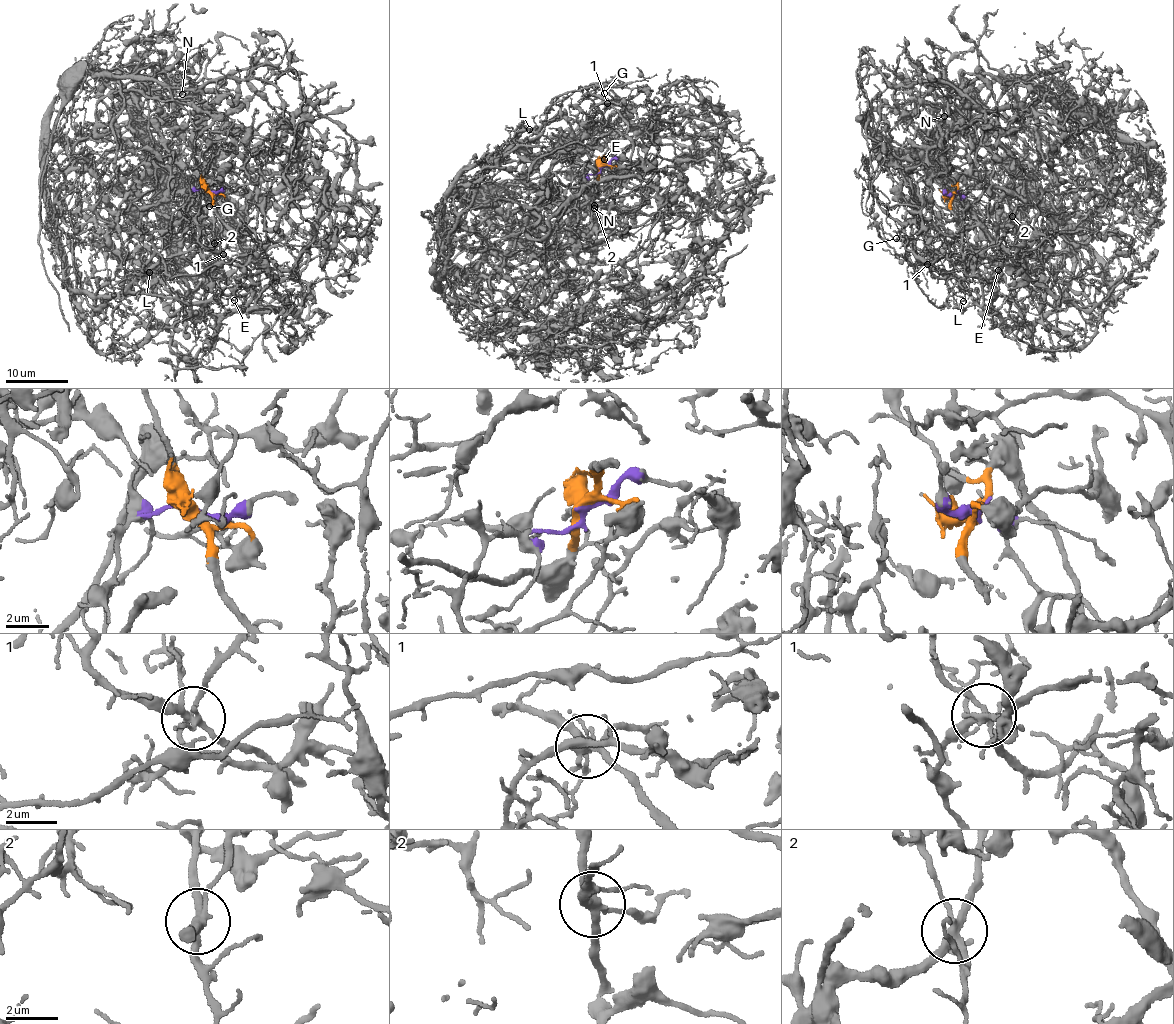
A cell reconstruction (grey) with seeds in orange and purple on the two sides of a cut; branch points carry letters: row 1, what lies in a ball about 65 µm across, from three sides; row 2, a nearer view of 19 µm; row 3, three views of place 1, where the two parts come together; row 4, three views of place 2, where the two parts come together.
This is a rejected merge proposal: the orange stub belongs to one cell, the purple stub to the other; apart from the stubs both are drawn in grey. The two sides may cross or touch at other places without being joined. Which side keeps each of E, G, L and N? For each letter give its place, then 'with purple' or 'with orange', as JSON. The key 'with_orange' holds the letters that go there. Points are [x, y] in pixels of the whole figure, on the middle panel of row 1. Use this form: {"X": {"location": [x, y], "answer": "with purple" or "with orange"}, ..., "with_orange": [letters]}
{"E": {"location": [604, 159], "answer": "with orange"}, "G": {"location": [604, 93], "answer": "with orange"}, "L": {"location": [529, 129], "answer": "with purple"}, "N": {"location": [594, 208], "answer": "with purple"}, "with_orange": ["E", "G"]}

